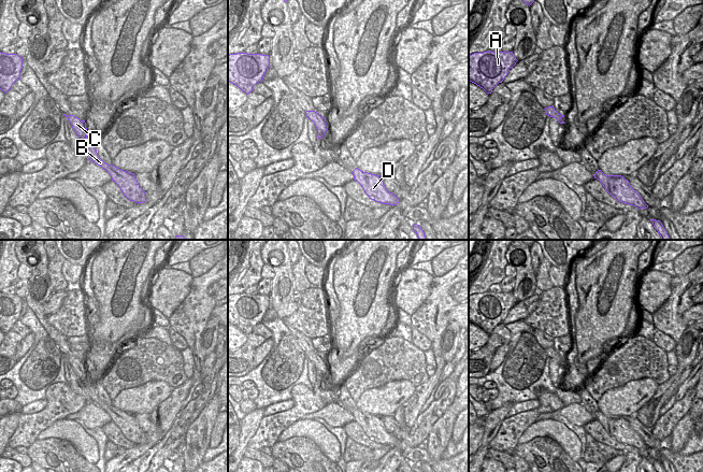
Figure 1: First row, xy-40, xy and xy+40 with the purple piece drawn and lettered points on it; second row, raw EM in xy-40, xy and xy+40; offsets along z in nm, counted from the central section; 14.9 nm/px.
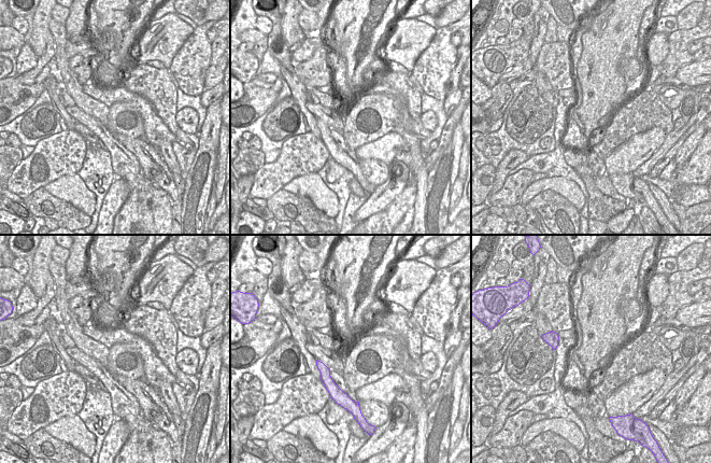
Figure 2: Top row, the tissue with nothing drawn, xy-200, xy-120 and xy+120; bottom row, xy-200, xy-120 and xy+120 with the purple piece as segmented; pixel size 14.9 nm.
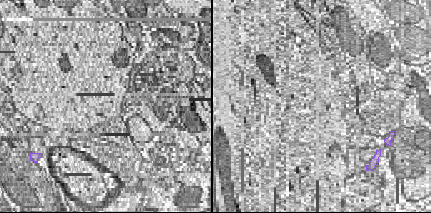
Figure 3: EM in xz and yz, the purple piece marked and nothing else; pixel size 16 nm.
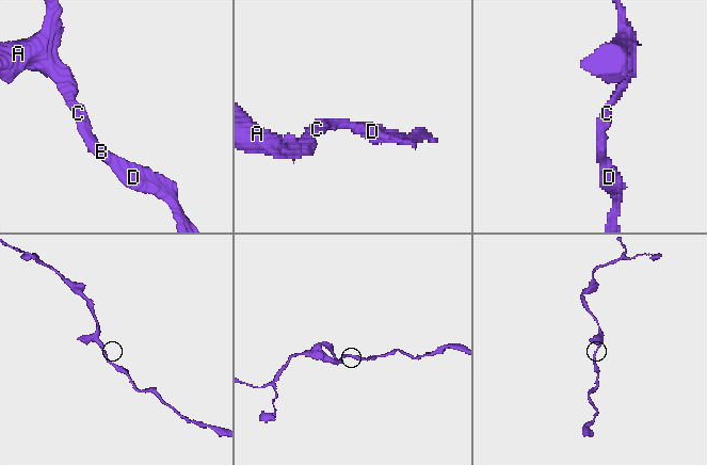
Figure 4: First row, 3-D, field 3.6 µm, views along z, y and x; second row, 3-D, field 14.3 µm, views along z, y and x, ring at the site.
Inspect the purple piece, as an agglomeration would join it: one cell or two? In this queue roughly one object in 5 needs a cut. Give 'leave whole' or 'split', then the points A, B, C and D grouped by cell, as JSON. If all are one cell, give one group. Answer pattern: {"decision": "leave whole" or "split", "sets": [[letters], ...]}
{"decision": "leave whole", "sets": [["A", "B", "C", "D"]]}

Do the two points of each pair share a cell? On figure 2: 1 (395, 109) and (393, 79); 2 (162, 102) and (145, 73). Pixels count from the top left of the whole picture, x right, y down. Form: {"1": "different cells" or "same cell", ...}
{"1": "different cells", "2": "same cell"}

